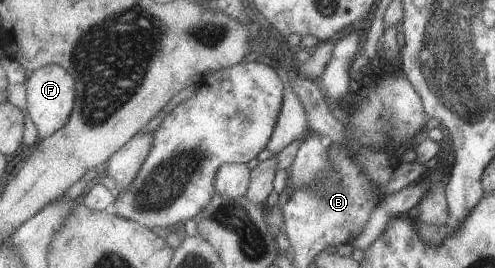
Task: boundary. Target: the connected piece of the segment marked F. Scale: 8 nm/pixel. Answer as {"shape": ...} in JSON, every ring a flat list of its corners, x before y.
{"shape":[[46,65,35,70,27,81,29,115,37,125,40,139,46,140,65,127,73,115,77,91,75,91,75,77,60,65]]}

